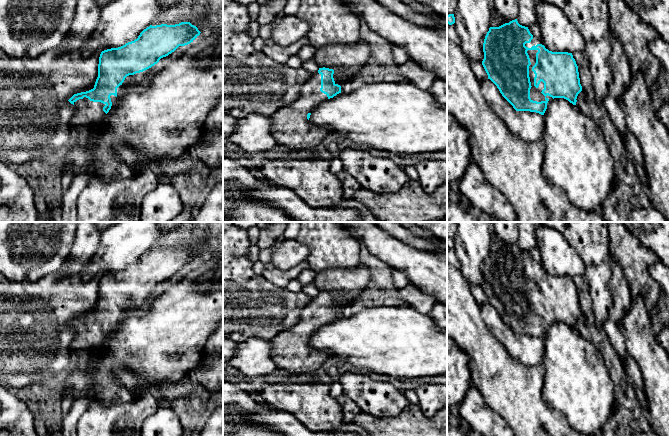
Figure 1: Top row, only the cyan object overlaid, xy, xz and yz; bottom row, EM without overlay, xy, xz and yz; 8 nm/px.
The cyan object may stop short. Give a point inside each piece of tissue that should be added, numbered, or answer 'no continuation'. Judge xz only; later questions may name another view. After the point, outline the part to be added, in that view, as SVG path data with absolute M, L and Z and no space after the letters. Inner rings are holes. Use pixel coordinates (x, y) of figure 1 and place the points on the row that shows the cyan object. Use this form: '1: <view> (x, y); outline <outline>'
1: xz (290, 127); outline M317 72L301 87L295 101L271 116L272 135L278 146L298 151L315 149L328 135L327 129L313 126L307 119L308 113L328 99L320 88L321 74Z

